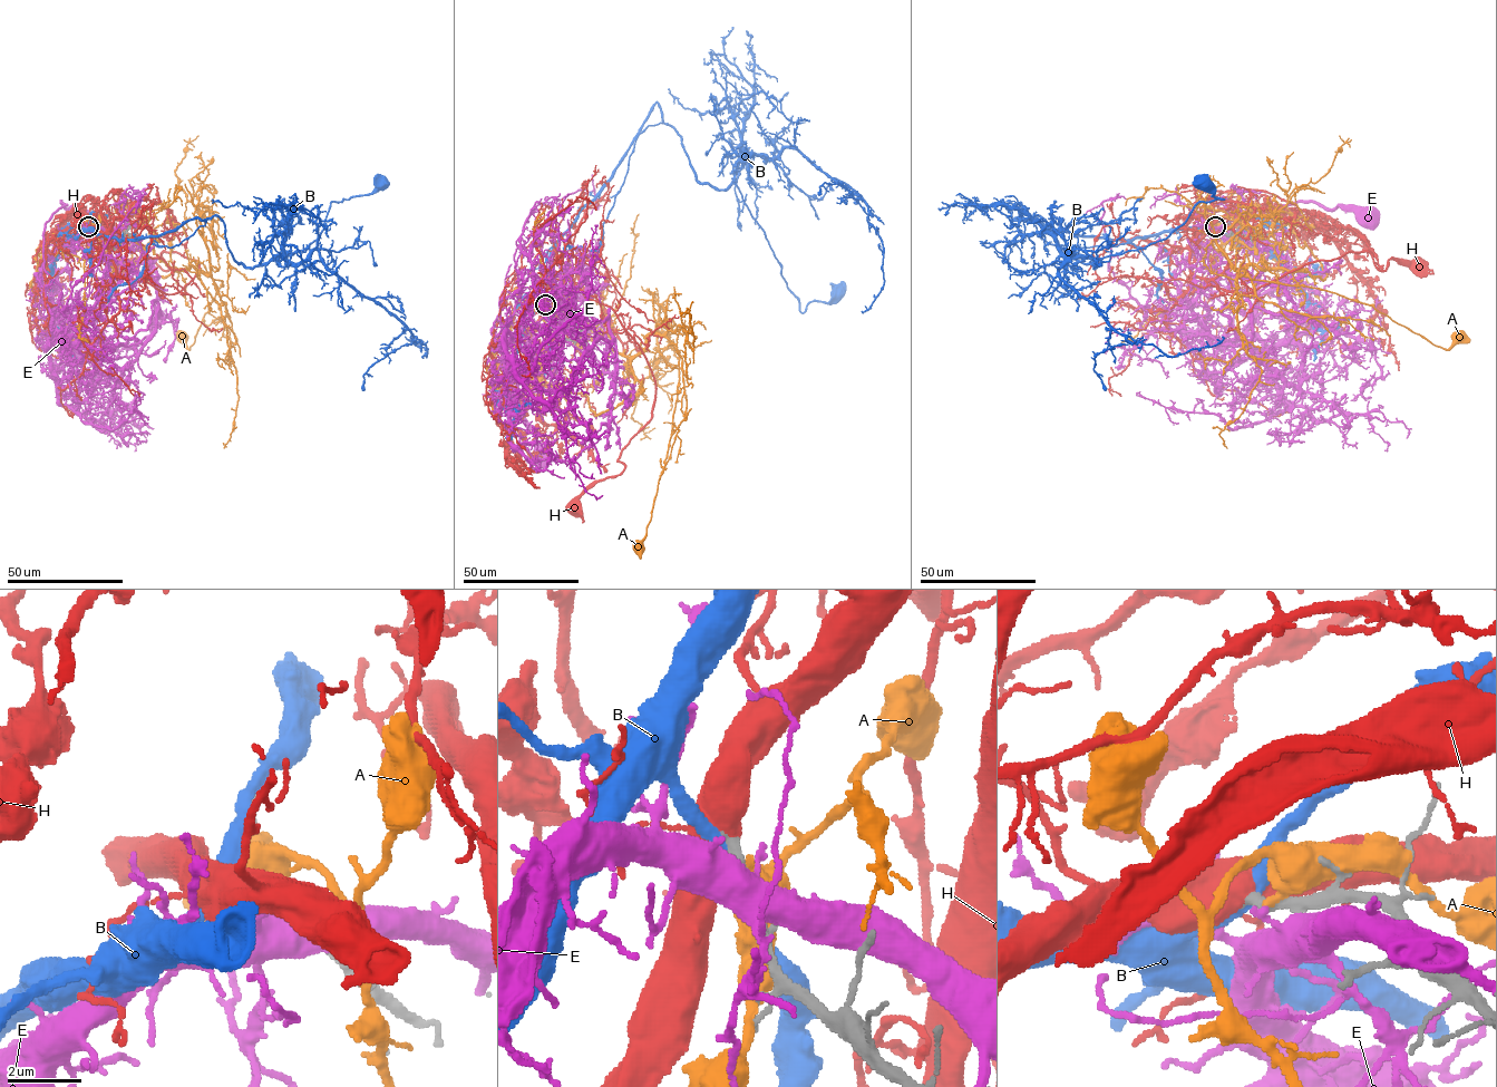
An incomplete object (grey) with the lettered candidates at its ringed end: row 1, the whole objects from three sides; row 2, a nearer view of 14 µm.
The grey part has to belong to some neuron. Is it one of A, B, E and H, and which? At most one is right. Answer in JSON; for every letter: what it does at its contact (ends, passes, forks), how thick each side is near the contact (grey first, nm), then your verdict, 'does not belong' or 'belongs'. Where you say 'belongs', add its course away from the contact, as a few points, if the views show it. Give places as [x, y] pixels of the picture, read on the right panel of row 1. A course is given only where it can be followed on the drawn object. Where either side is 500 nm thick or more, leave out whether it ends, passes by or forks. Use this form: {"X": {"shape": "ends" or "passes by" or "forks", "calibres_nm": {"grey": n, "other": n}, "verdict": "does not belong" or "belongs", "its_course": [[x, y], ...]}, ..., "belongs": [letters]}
{"A": {"calibres_nm": {"grey": 320, "other": 650}, "verdict": "does not belong"}, "B": {"shape": "passes by", "calibres_nm": {"grey": 320, "other": 380}, "verdict": "does not belong"}, "E": {"calibres_nm": {"grey": 320, "other": 500}, "verdict": "does not belong"}, "H": {"calibres_nm": {"grey": 320, "other": 750}, "verdict": "belongs", "its_course": [[1216, 225], [1192, 239], [1189, 269], [1237, 294], [1349, 252], [1366, 251], [1381, 270], [1391, 259], [1419, 269]]}, "belongs": ["H"]}

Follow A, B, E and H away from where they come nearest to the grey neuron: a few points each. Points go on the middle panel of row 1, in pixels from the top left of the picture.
A: (546, 307), (553, 302), (589, 323), (627, 357), (652, 333), (677, 352), (669, 446), (638, 545)
B: (545, 304), (554, 245), (609, 180), (657, 103), (680, 135), (696, 178), (738, 187), (799, 311), (837, 293)
E: (546, 308), (497, 348), (517, 299), (508, 291), (501, 331), (523, 371), (518, 409), (542, 456)
H: (545, 304), (571, 279), (613, 311), (654, 381), (651, 419), (622, 450), (623, 471), (593, 484), (572, 507)

